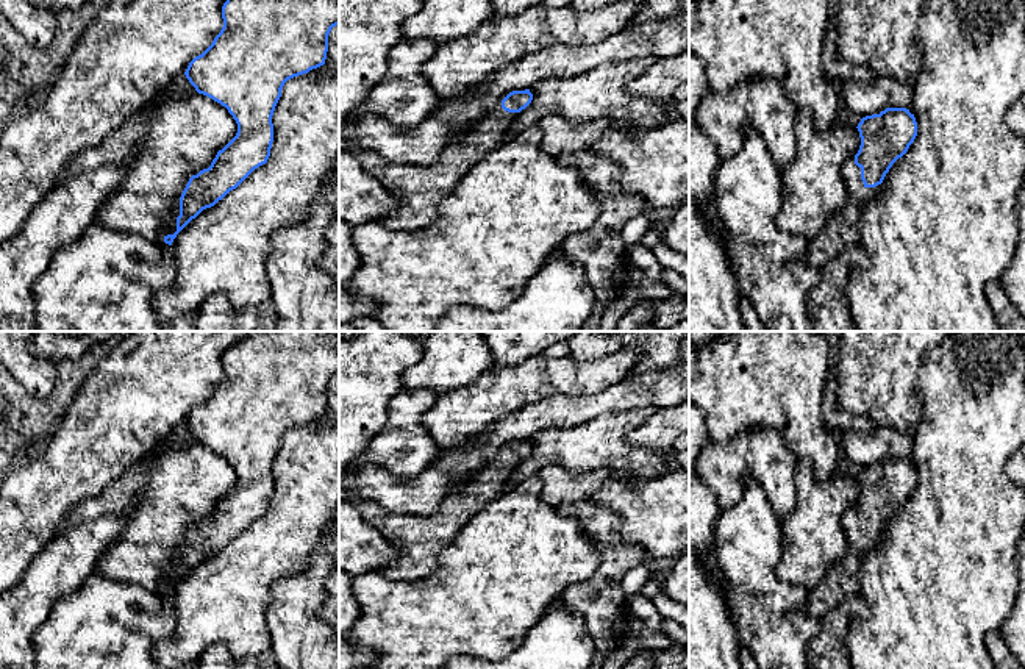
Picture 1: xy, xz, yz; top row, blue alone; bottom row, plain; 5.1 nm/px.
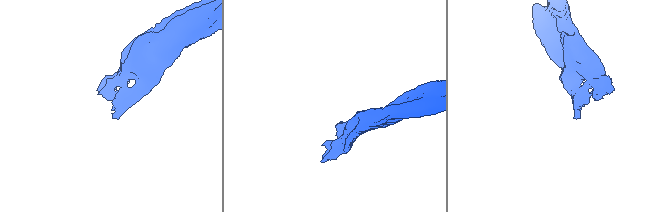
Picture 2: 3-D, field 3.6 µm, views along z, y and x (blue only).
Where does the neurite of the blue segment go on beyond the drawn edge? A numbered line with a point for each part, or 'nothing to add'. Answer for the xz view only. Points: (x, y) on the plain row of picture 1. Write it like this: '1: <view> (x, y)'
1: xz (417, 538)

